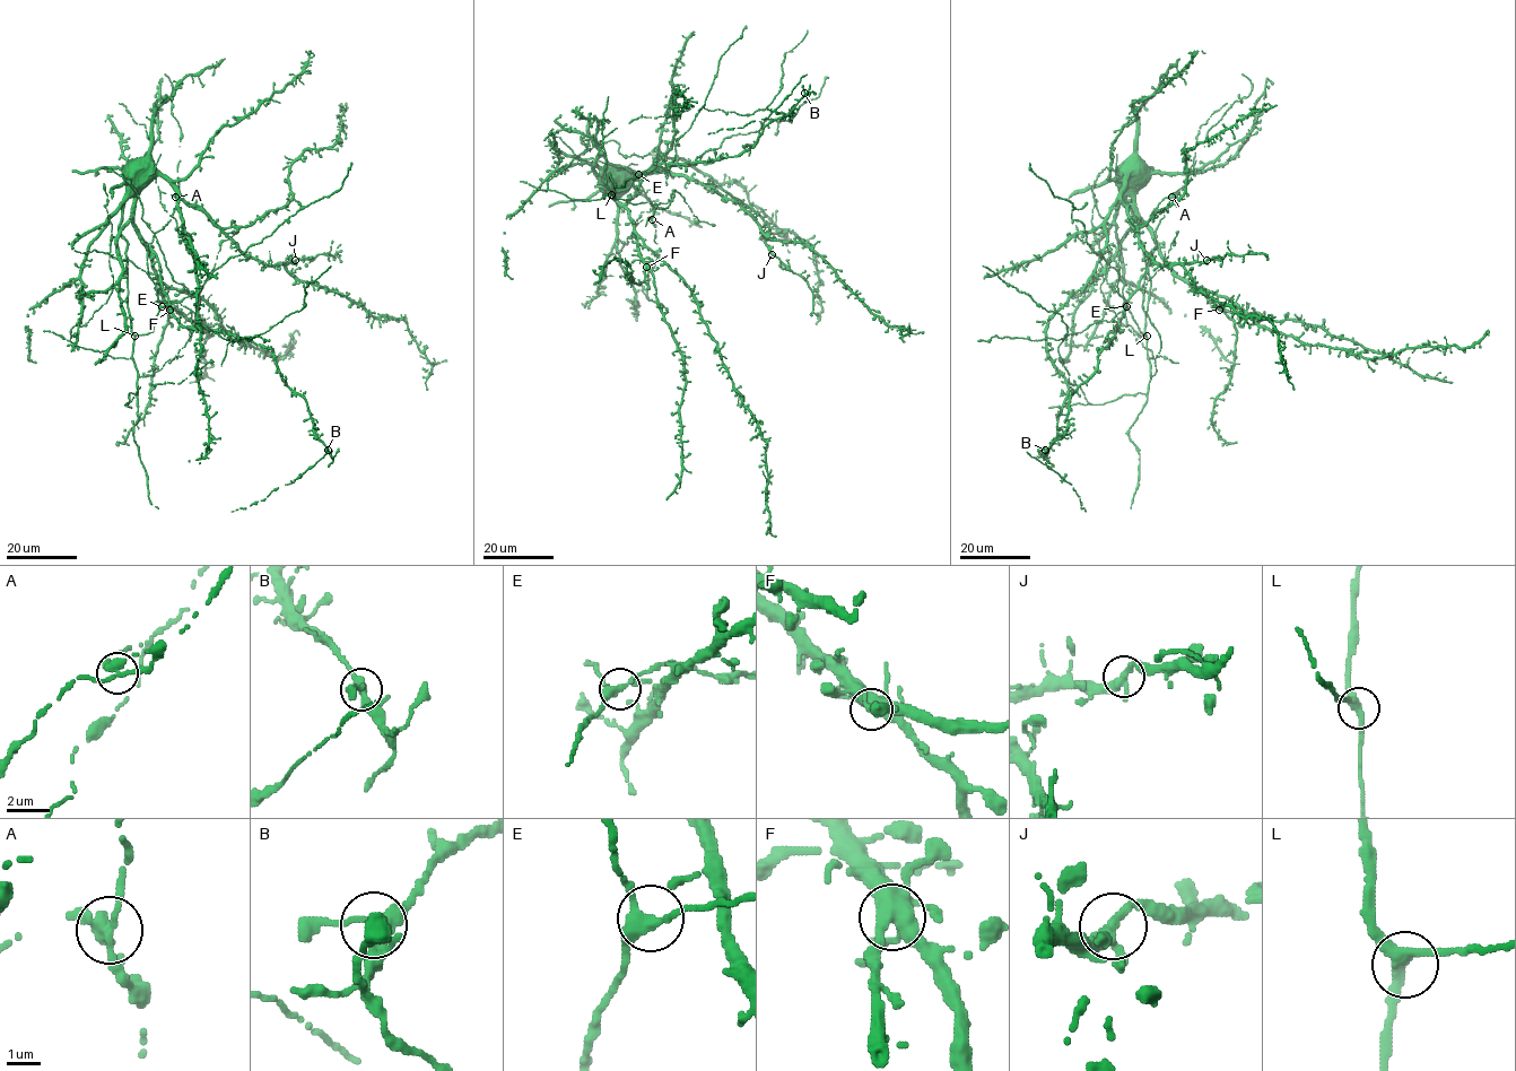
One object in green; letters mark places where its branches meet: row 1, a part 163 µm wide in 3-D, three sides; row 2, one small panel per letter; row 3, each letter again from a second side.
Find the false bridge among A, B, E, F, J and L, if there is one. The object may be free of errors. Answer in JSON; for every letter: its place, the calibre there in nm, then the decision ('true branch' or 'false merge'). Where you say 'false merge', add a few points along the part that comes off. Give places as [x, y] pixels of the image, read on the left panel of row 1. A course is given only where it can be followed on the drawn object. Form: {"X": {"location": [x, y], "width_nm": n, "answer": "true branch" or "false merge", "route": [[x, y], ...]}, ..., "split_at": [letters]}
{"A": {"location": [175, 197], "width_nm": 320, "answer": "true branch"}, "B": {"location": [328, 450], "width_nm": 320, "answer": "true branch"}, "E": {"location": [162, 306], "width_nm": 280, "answer": "true branch"}, "F": {"location": [170, 310], "width_nm": 360, "answer": "true branch"}, "J": {"location": [295, 260], "width_nm": 300, "answer": "true branch"}, "L": {"location": [134, 336], "width_nm": 320, "answer": "true branch"}, "split_at": []}

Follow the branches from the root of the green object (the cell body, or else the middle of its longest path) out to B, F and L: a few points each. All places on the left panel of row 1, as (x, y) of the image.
B: (133, 177), (133, 226), (158, 261), (172, 315), (184, 327), (270, 348), (328, 450)
F: (133, 177), (133, 226), (151, 259), (159, 294), (170, 310)
L: (133, 177), (119, 234), (127, 243), (127, 308), (134, 336)

